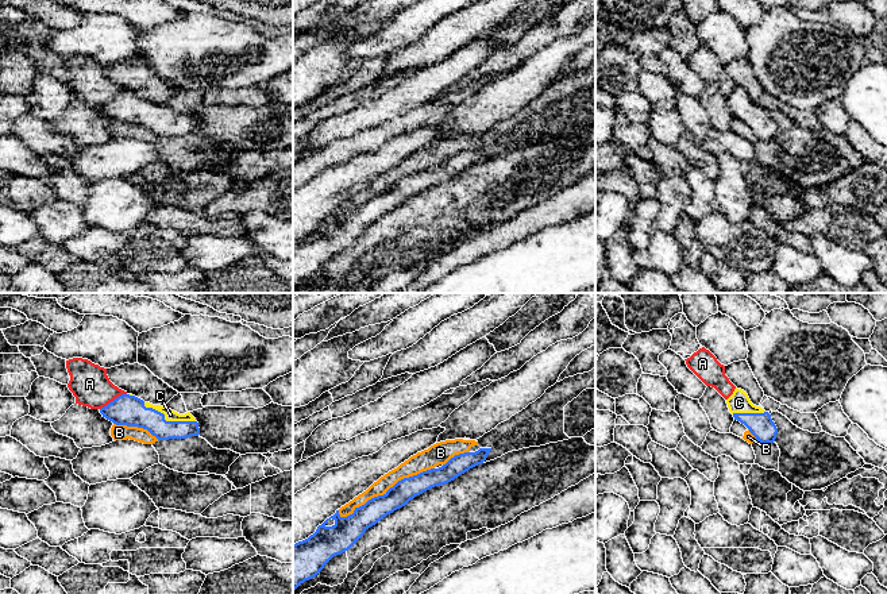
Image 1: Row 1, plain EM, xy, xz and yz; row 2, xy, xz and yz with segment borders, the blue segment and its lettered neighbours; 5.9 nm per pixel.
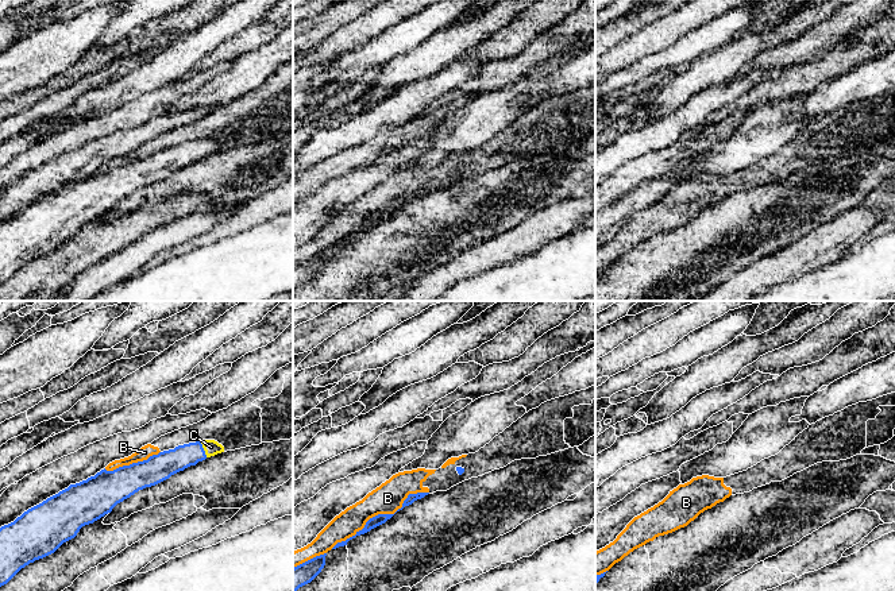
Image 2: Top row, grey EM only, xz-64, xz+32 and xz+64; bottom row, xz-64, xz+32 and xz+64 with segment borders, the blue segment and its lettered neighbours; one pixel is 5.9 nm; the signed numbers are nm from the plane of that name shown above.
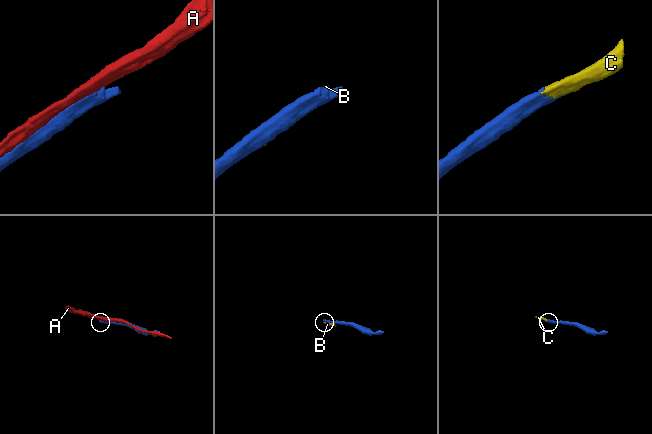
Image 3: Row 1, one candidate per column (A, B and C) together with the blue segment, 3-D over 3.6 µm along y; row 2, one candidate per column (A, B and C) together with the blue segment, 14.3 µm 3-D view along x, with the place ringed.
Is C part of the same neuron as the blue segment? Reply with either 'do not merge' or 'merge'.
merge

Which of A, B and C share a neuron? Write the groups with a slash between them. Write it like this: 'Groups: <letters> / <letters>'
Groups: A / B / C

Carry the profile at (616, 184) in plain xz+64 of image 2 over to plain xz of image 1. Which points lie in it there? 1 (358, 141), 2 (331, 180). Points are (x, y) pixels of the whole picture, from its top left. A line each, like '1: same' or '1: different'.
1: same
2: different

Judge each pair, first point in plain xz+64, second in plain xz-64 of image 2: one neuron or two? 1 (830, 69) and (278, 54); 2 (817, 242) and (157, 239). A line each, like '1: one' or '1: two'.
1: two
2: two

